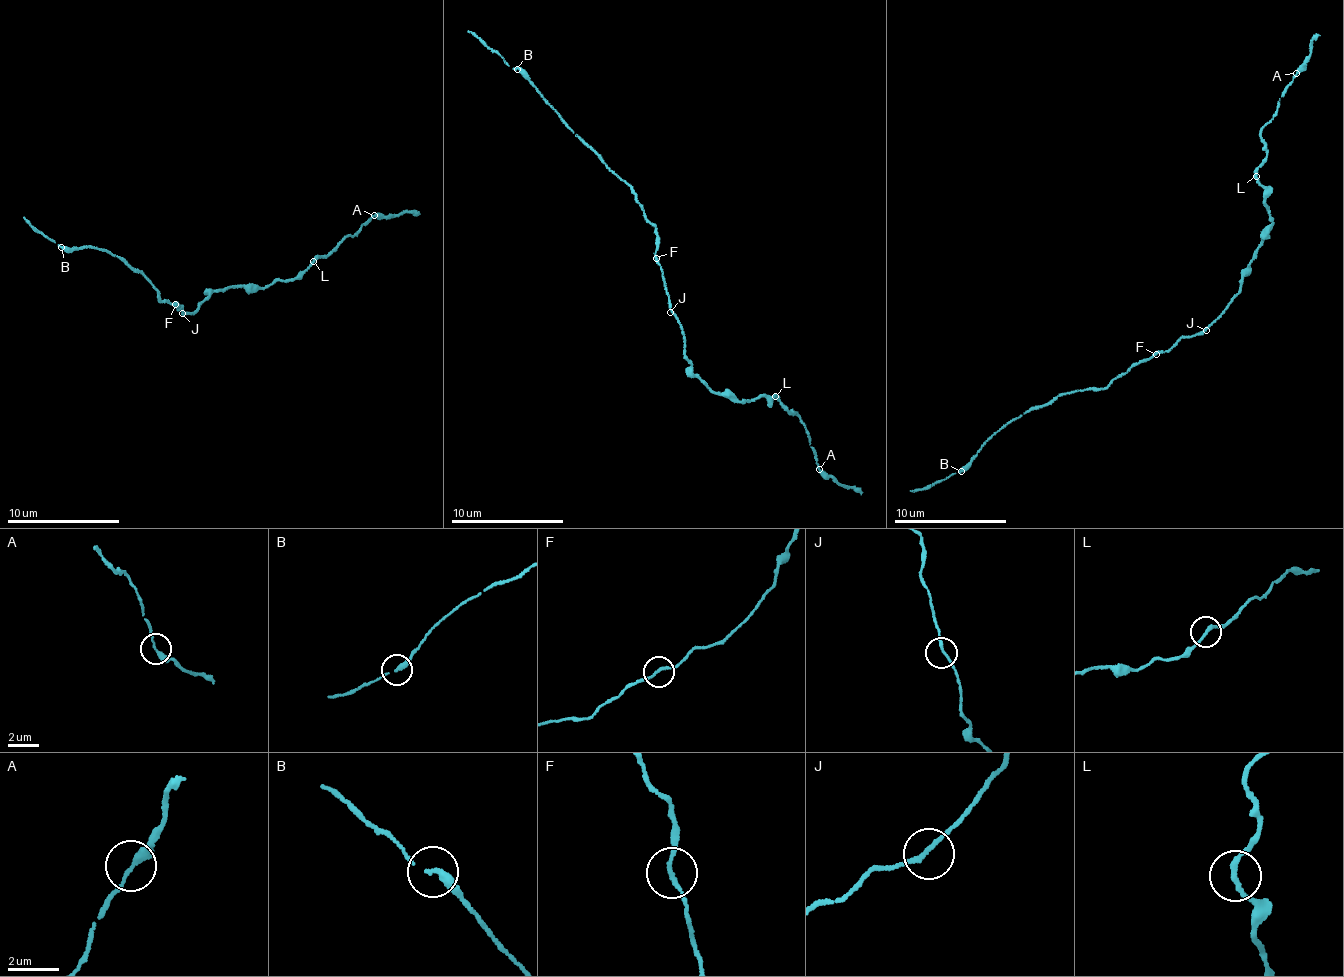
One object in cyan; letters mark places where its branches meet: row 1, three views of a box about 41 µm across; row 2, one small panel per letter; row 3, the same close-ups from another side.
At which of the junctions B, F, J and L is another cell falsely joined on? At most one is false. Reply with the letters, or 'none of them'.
none of them

